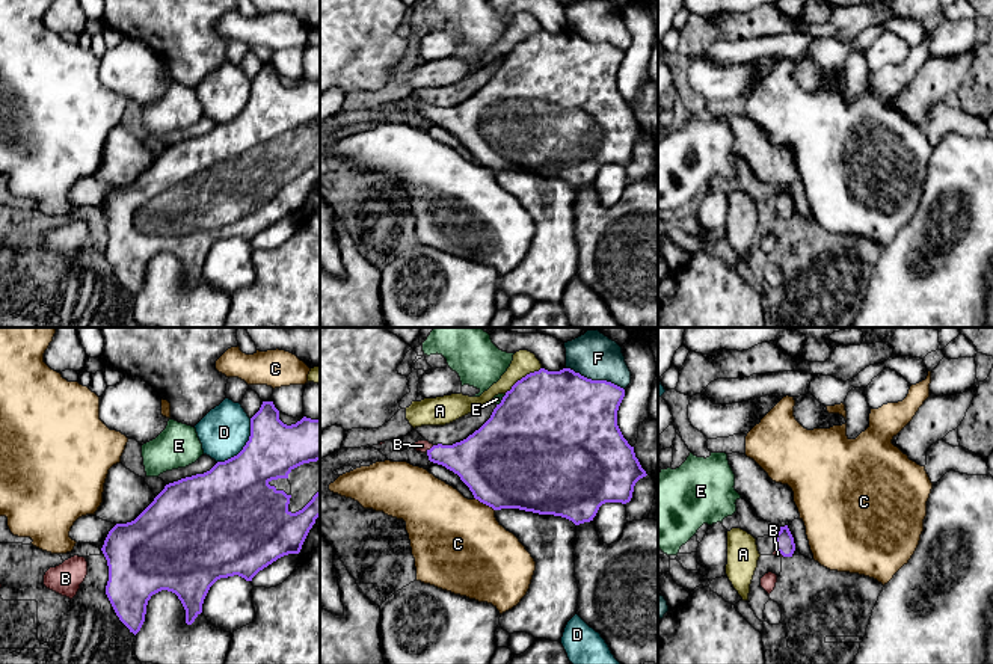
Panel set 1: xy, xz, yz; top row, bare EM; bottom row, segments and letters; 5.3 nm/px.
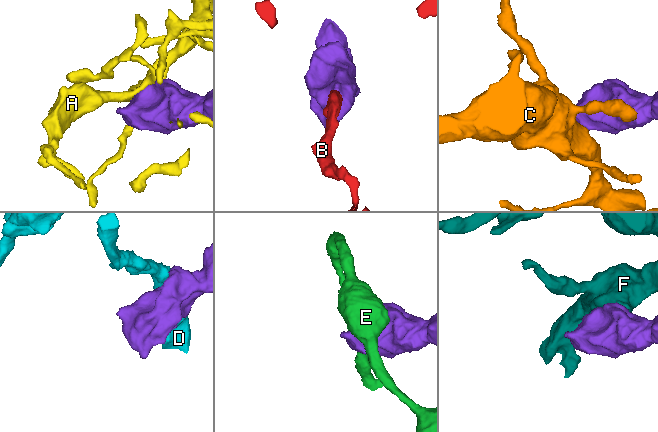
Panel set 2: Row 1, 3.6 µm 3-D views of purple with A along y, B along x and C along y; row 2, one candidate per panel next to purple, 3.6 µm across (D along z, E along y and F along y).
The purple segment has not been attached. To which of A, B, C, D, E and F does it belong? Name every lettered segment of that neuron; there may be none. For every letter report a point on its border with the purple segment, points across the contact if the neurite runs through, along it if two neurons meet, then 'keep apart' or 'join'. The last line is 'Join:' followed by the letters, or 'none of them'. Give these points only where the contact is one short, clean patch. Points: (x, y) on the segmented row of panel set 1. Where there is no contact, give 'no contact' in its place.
A: xz (522, 378) | keep apart
B: xz (430, 448) | across xz (476, 459), (453, 458), (430, 448), (421, 445) | join
C: xz (485, 503) | along xz (474, 497), (494, 510) | keep apart
D: xy (245, 445) | keep apart
E: xz (501, 400) | keep apart
F: xz (595, 381) | keep apart
Join: B

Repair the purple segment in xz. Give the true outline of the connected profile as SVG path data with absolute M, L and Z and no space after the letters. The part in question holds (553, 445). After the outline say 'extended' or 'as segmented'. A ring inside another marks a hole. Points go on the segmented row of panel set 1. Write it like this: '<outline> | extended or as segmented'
M540 368L518 380L496 404L490 418L466 439L453 445L433 445L429 441L413 444L429 460L445 466L460 477L480 503L501 509L519 509L539 515L554 515L575 525L590 522L605 503L626 504L632 498L635 483L646 477L617 426L617 410L625 389L607 382L592 380L570 368L548 371Z | extended

